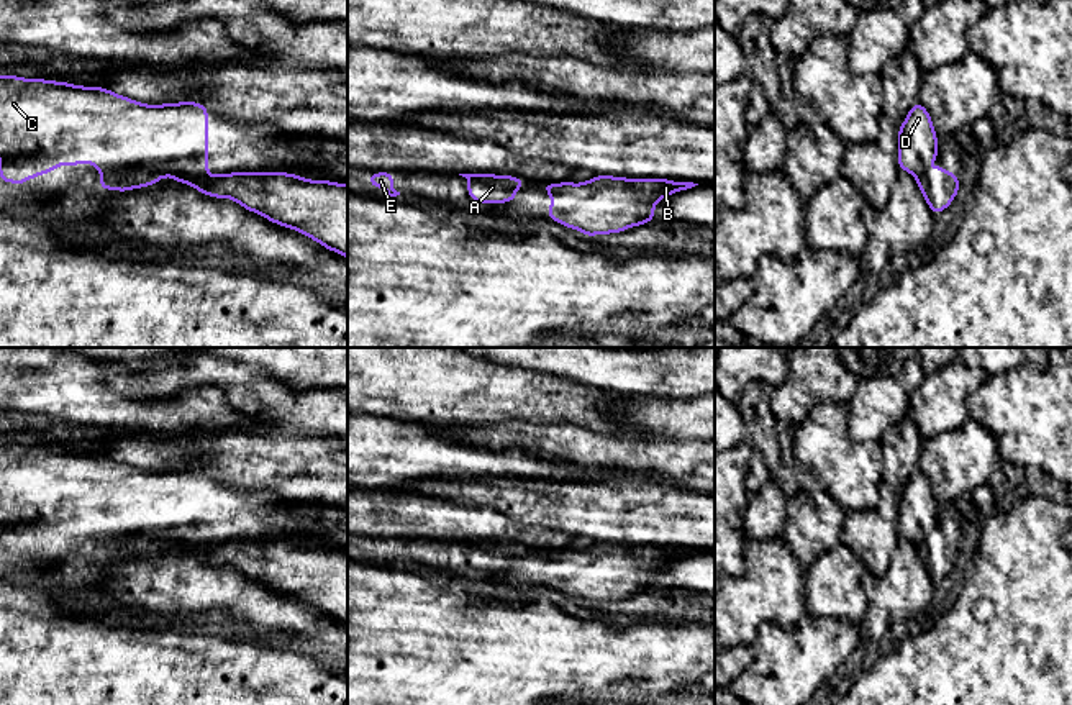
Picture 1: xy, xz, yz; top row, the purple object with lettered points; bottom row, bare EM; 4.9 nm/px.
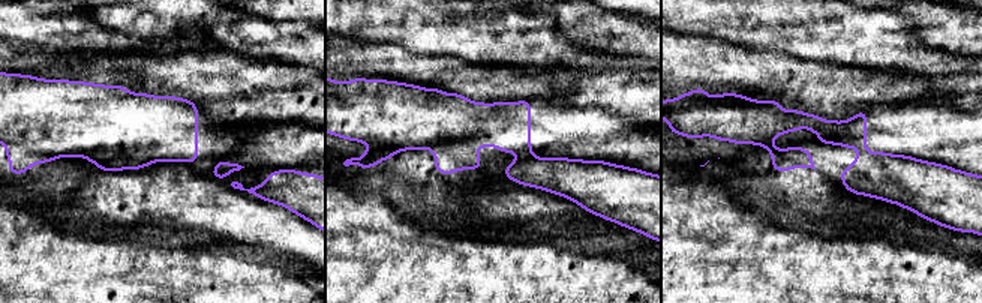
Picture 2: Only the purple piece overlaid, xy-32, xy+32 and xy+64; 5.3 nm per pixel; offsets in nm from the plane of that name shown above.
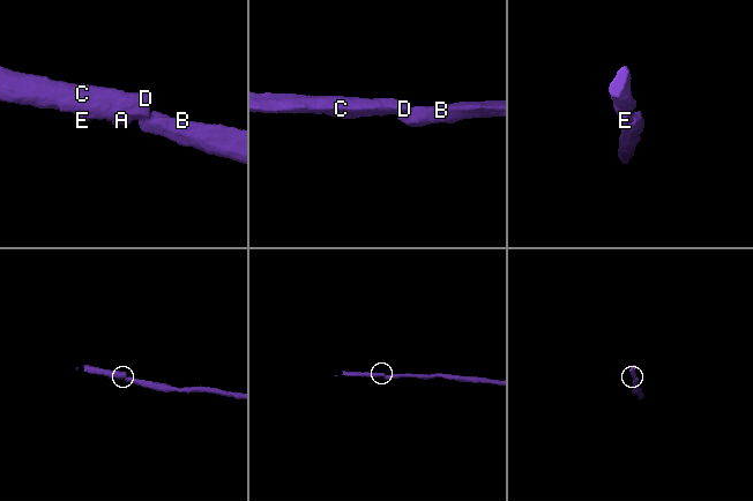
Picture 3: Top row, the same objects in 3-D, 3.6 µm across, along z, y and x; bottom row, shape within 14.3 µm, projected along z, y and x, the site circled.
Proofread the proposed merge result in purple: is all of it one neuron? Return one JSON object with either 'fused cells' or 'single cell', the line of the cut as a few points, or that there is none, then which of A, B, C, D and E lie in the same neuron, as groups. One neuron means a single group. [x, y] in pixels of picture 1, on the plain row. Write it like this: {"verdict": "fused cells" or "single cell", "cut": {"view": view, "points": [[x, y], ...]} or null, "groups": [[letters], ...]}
{"verdict": "fused cells", "cut": {"view": "xy", "points": [[207, 541], [176, 545]]}, "groups": [["A", "C", "D", "E"], ["B"]]}

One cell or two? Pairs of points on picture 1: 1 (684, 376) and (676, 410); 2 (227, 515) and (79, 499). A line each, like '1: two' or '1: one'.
1: two
2: one

